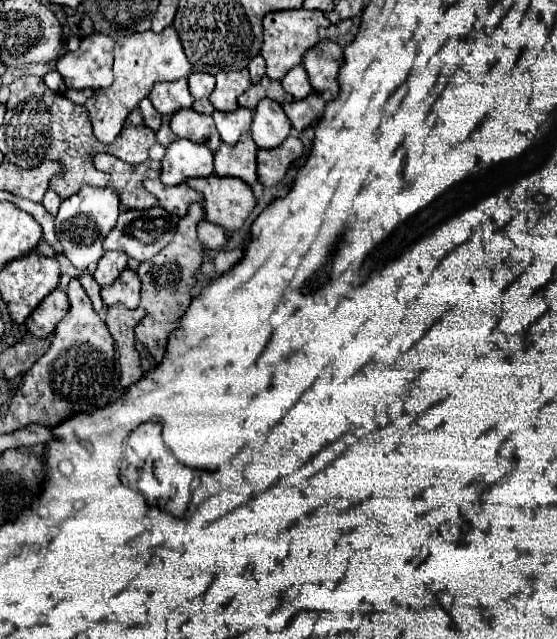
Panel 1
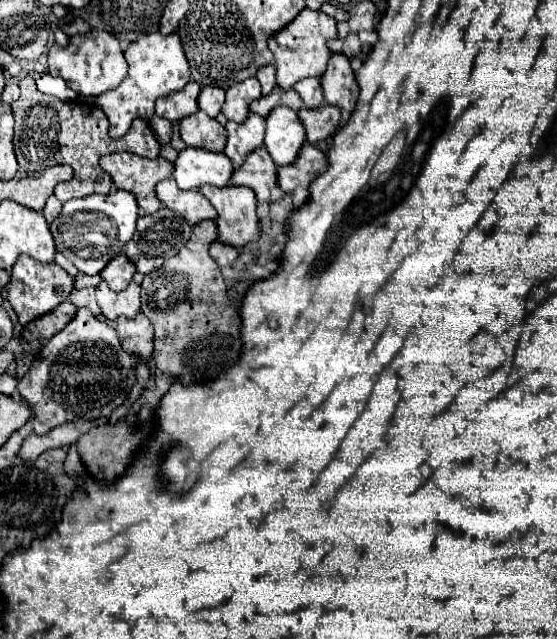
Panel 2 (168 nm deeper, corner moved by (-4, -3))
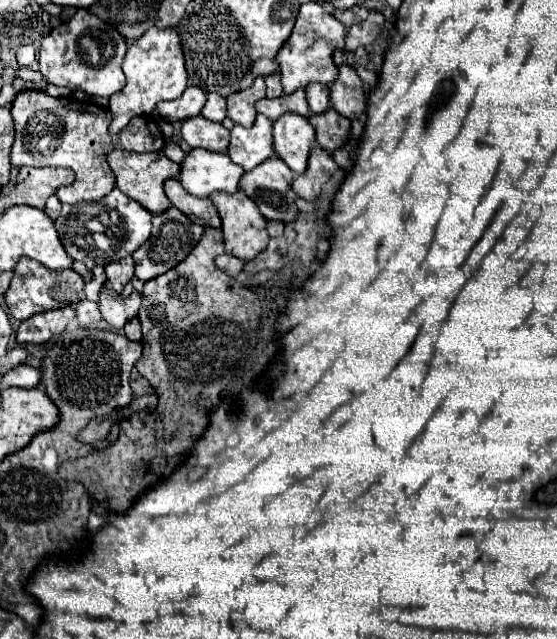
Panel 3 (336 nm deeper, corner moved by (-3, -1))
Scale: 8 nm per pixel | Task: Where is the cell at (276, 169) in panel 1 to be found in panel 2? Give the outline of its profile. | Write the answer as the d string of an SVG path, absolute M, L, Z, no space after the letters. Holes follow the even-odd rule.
M306 143L292 165L278 169L278 185L284 193L292 193L296 187L308 189L310 183L324 173L328 167L328 157L312 143Z

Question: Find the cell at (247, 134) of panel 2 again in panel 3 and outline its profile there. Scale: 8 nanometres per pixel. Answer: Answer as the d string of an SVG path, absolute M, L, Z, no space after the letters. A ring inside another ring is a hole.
M257 115L253 127L249 129L235 125L231 129L231 141L227 153L231 161L241 165L245 171L251 171L259 163L263 163L267 157L275 153L271 137L271 121L265 115Z

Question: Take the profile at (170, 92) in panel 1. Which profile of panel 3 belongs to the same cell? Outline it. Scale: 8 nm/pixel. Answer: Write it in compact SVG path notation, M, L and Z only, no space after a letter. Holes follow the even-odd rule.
M187 87L187 91L179 99L159 103L157 111L169 123L185 121L185 119L201 113L201 107L203 107L205 99L207 99L207 95L203 91L199 91L199 87Z

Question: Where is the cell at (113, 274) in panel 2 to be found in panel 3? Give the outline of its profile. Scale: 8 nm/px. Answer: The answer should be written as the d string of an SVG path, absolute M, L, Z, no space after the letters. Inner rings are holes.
M131 255L119 259L119 261L111 261L105 265L105 273L107 273L107 283L121 293L123 287L133 279L133 259Z

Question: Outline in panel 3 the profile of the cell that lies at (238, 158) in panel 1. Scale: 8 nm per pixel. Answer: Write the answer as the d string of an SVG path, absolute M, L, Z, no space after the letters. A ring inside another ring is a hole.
M271 155L259 167L247 171L241 177L239 187L257 203L265 219L279 219L287 223L293 221L297 213L295 203L285 201L285 191L291 187L291 179L291 169L277 155Z

